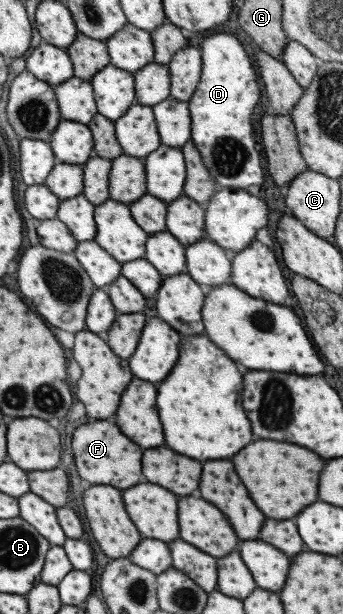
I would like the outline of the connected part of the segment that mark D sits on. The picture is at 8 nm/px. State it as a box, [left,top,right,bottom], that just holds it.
[188,34,264,190]

